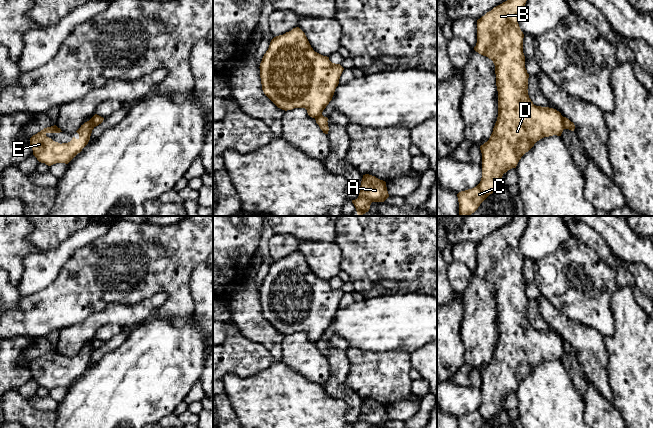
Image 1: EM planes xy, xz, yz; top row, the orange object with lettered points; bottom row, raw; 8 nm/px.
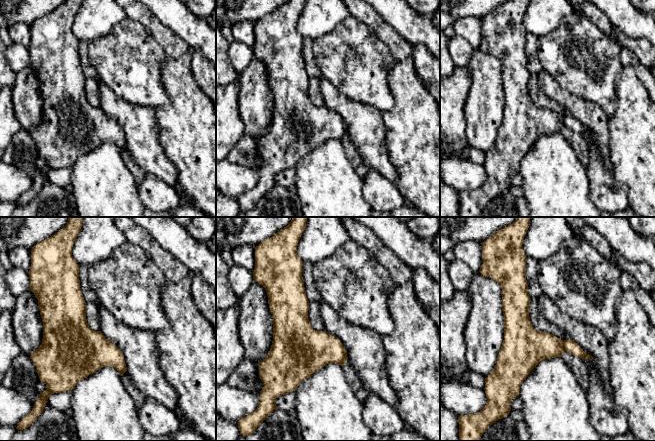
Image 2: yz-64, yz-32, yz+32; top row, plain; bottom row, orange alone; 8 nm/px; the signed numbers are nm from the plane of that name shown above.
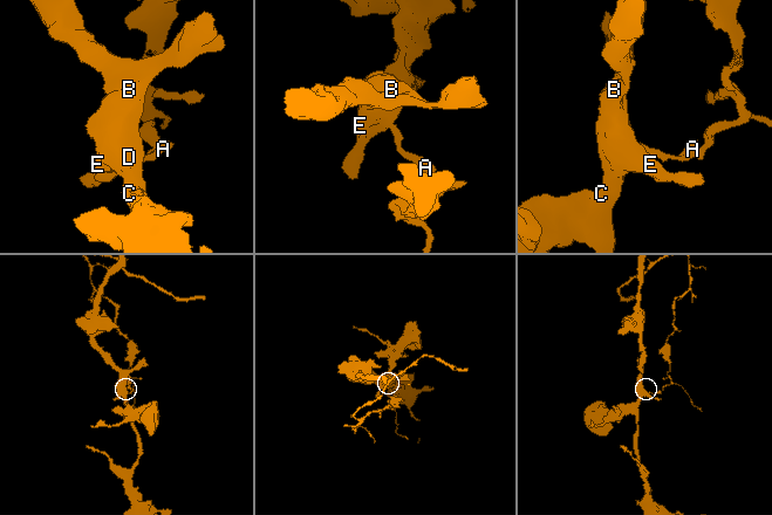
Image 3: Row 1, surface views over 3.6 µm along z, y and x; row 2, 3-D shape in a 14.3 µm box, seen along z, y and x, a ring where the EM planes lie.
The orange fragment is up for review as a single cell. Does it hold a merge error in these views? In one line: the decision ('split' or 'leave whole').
split

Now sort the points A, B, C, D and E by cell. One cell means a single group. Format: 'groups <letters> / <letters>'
groups A / B C D E

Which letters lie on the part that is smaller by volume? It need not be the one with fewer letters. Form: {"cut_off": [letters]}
{"cut_off": ["A"]}

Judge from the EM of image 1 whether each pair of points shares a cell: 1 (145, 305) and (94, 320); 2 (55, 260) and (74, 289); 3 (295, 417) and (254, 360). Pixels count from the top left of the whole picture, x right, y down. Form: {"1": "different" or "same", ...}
{"1": "same", "2": "different", "3": "different"}

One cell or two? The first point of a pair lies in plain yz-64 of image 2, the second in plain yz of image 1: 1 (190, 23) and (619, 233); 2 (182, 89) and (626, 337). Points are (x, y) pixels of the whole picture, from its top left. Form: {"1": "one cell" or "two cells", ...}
{"1": "one cell", "2": "one cell"}

